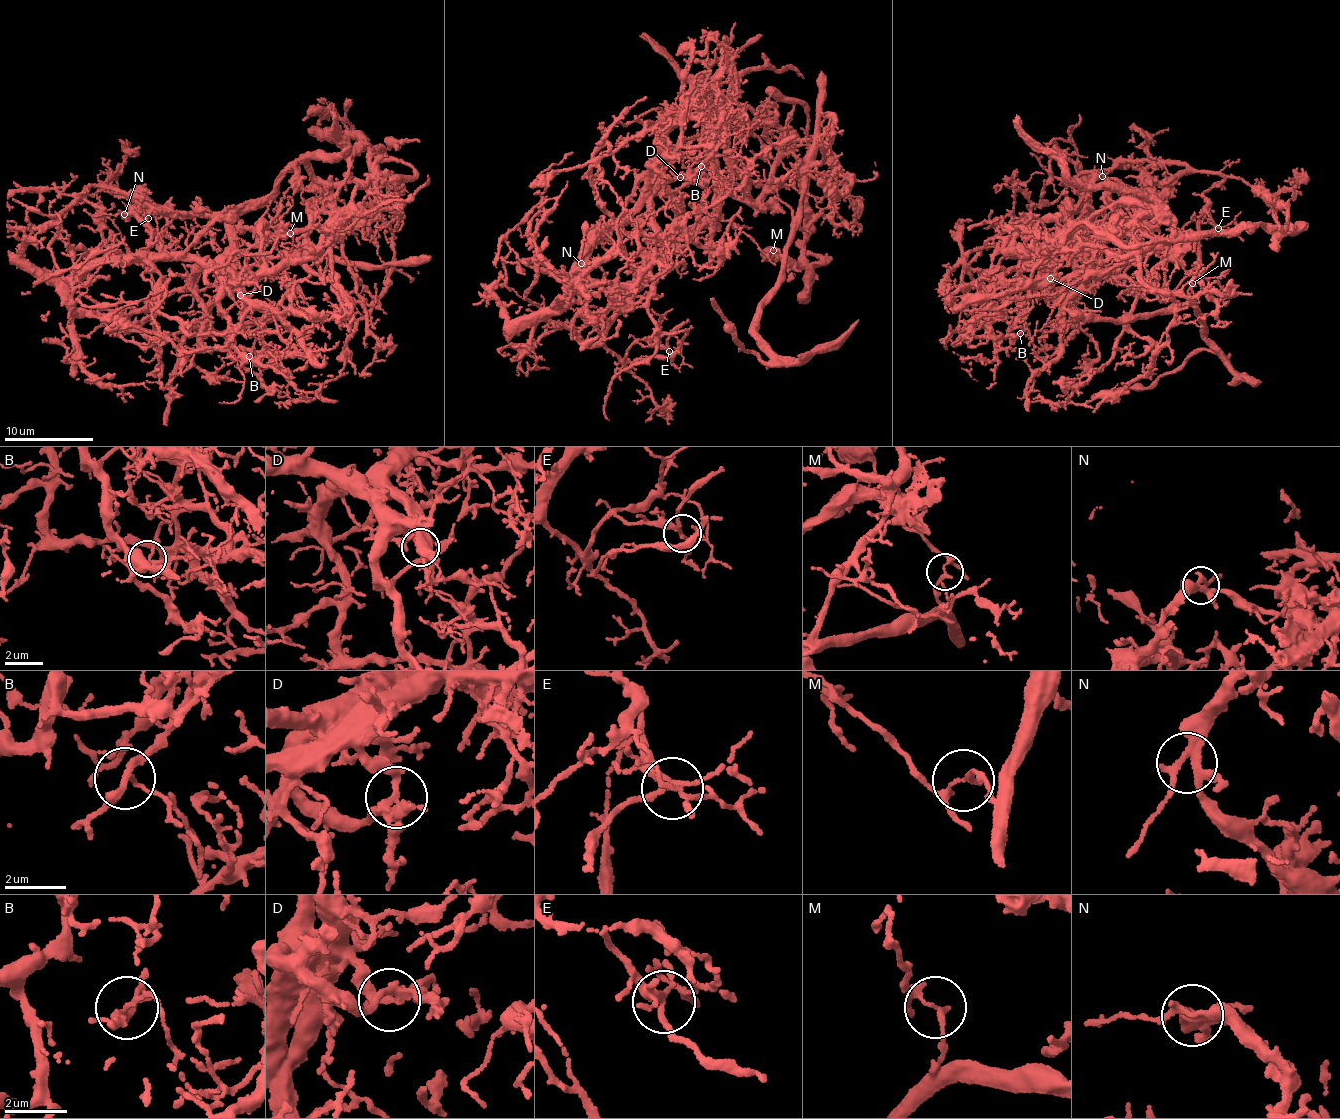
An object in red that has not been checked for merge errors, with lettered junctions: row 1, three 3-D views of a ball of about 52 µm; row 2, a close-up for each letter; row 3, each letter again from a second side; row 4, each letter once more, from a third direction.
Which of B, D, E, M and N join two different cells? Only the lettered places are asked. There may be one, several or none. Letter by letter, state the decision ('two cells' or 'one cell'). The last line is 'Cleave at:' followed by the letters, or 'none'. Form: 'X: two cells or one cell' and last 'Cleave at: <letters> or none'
B: one cell
D: two cells
E: one cell
M: two cells
N: one cell
Cleave at: D, M

